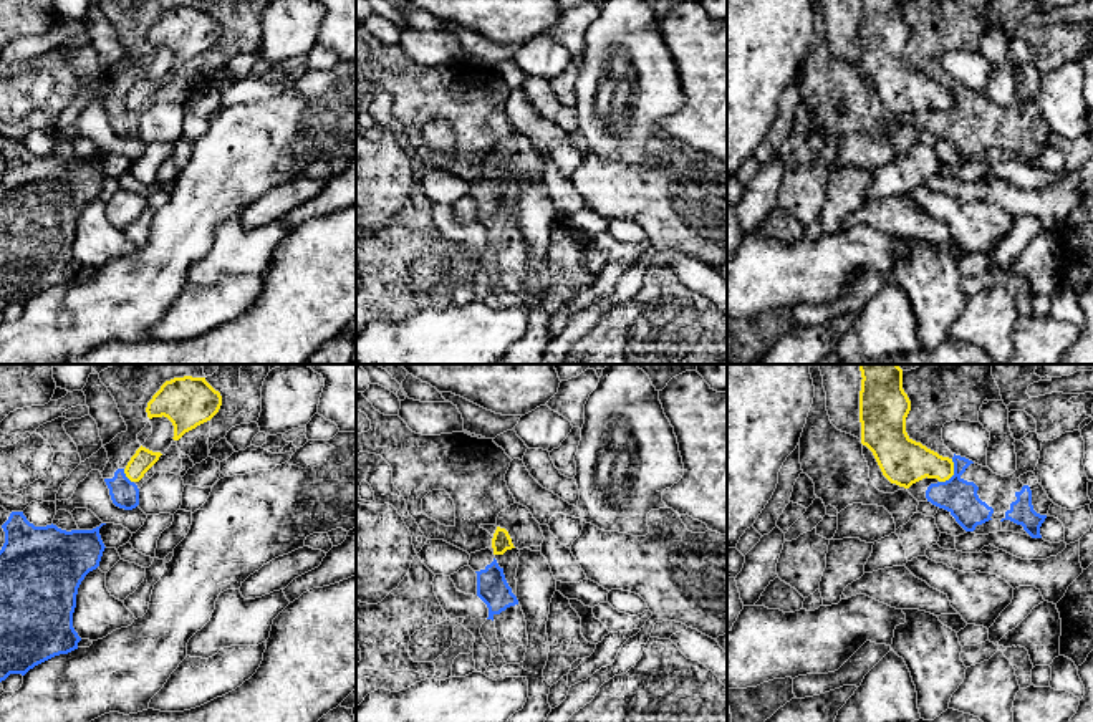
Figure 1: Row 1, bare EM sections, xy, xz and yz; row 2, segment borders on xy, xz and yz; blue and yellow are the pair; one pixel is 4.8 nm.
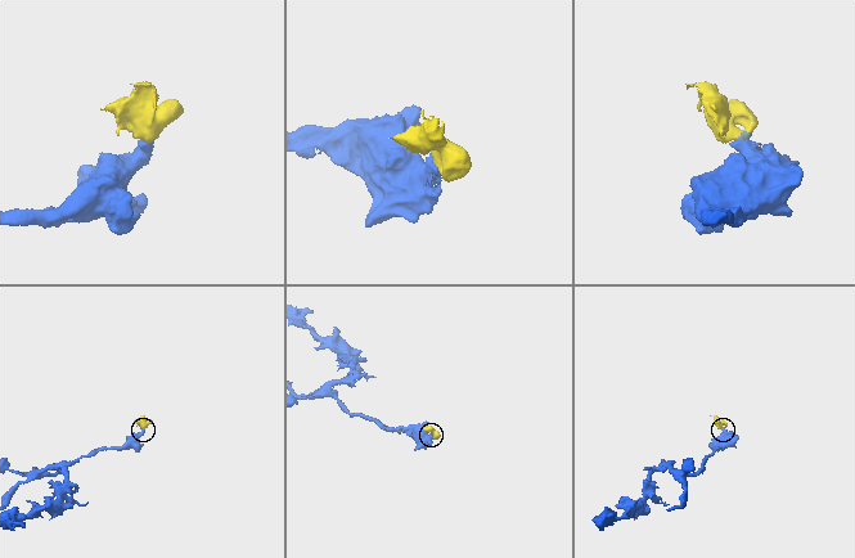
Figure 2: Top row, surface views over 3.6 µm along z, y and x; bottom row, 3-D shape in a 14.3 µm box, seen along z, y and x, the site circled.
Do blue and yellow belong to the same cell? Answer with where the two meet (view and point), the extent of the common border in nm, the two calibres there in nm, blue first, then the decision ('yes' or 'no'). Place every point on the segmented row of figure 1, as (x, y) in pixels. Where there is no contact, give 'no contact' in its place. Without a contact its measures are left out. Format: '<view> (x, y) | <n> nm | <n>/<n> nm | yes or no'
yz (954, 474) | 140 nm | 170/220 nm | no

